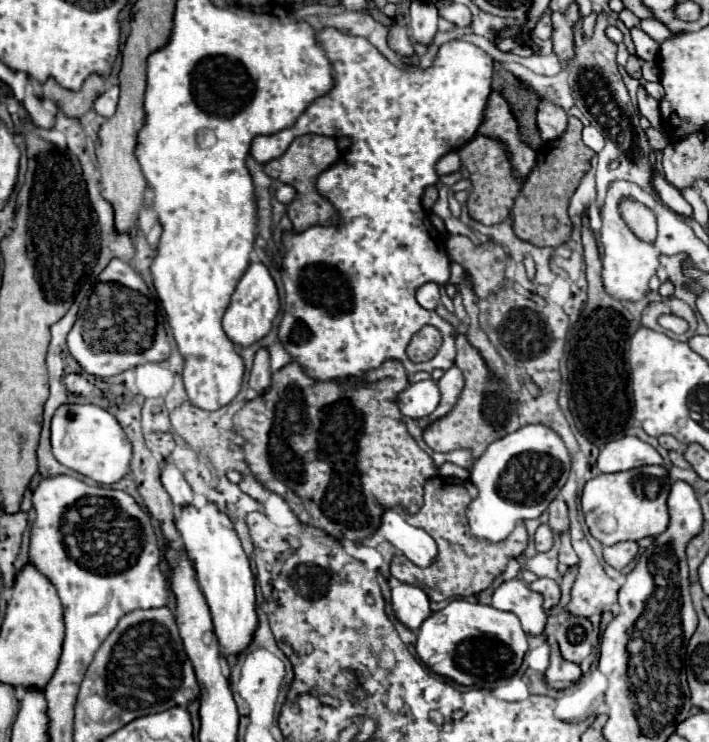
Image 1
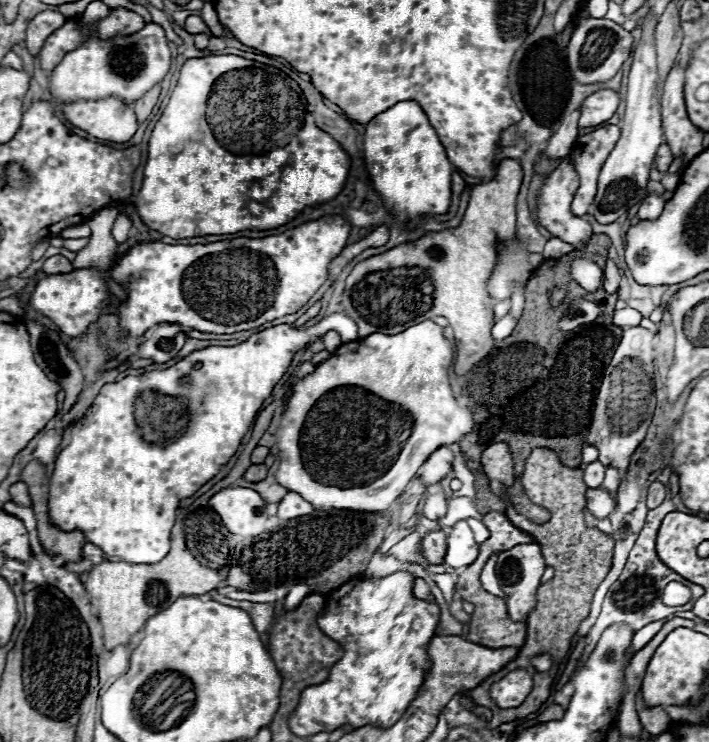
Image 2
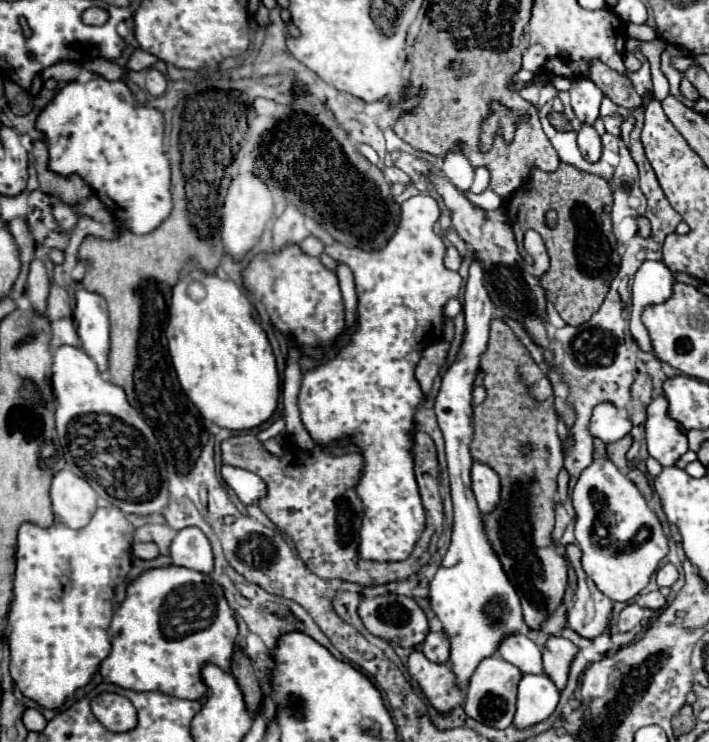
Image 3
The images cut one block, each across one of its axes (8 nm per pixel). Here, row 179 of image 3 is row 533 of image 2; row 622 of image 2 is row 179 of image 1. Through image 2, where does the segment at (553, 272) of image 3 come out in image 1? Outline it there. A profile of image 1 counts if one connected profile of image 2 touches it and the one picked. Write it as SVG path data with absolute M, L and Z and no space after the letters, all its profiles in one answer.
M574 116L568 118L568 128L558 140L544 142L536 154L536 166L526 176L522 192L516 198L512 210L512 228L520 240L542 244L542 246L560 246L570 238L570 218L568 218L568 200L578 188L582 176L590 170L590 160L594 152L582 142L582 122Z

